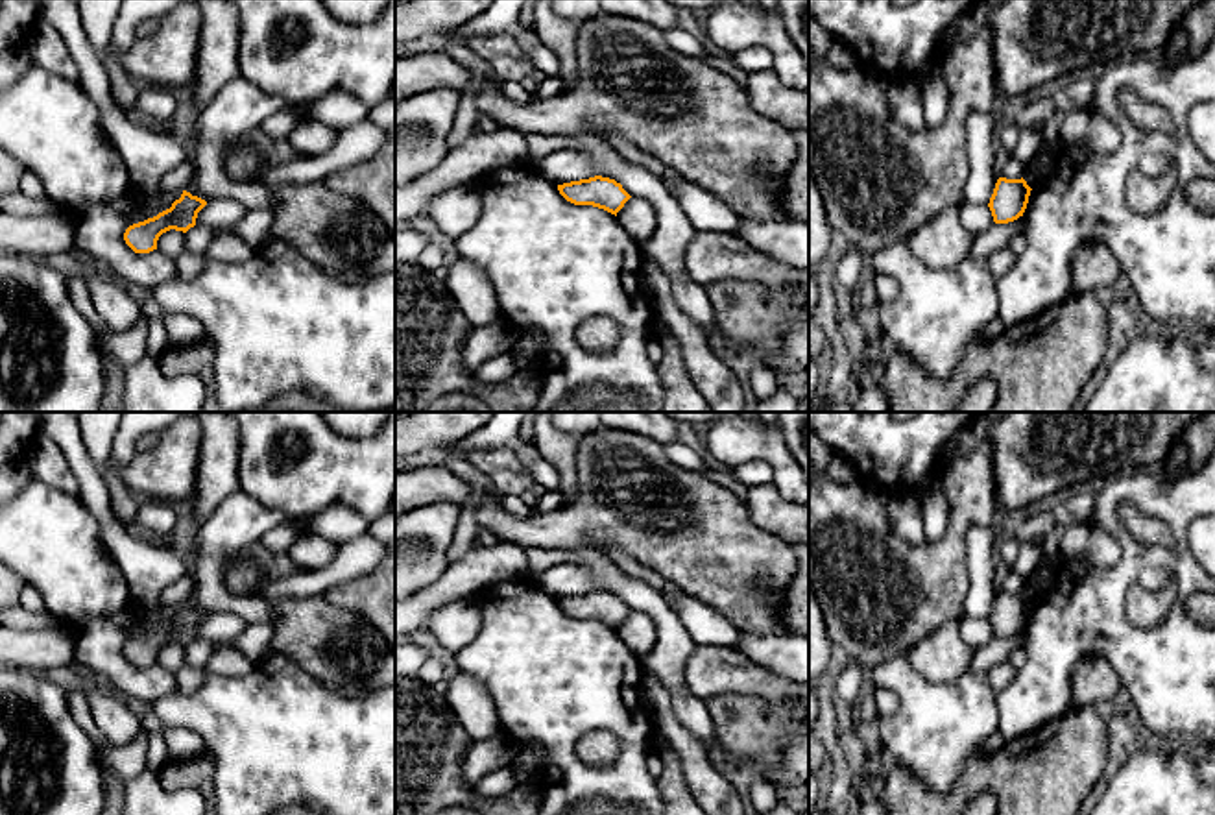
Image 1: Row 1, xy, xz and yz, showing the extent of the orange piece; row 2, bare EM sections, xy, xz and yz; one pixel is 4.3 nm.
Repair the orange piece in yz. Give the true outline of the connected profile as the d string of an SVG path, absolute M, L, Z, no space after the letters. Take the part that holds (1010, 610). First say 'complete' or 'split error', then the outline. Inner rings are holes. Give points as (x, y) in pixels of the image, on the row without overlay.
complete | M999 591L988 617L993 636L1008 638L1023 630L1030 604L1032 602L1027 599L1023 591L1021 593Z

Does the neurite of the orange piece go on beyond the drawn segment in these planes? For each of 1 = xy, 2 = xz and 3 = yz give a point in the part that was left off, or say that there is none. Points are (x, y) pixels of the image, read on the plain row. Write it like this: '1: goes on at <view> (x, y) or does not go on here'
1: does not go on here
2: does not go on here
3: does not go on here

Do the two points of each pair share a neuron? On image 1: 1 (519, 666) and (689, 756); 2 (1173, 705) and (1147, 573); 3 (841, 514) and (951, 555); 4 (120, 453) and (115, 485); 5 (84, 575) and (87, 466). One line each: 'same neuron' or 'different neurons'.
1: different neurons
2: same neuron
3: same neuron
4: same neuron
5: different neurons

